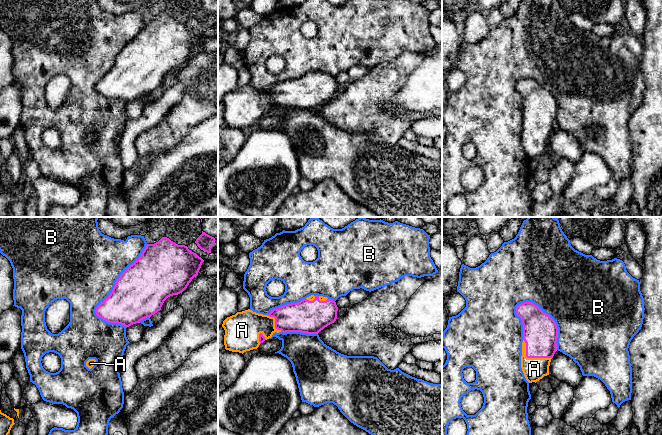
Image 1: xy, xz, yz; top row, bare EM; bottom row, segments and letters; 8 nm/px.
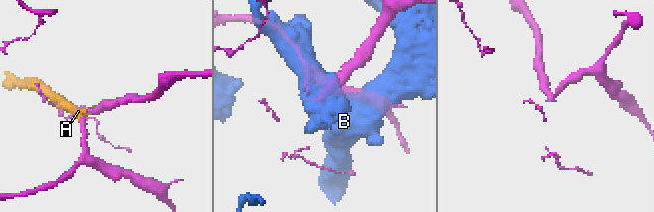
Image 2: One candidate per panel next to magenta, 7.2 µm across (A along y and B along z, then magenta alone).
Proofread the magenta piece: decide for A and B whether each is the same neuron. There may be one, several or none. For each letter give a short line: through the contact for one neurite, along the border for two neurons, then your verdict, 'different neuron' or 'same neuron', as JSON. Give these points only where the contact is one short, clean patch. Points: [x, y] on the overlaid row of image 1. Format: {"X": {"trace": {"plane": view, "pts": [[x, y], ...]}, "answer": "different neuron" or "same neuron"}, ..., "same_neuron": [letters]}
{"A": {"answer": "same neuron"}, "B": {"answer": "different neuron"}, "same_neuron": ["A"]}

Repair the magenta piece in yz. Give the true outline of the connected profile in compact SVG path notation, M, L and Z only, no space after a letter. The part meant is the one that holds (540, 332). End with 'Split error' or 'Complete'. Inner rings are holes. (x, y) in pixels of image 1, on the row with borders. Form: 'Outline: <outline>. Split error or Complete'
Outline: M532 302L516 307L523 324L521 368L529 383L549 375L551 359L557 351L555 321Z. Split error

